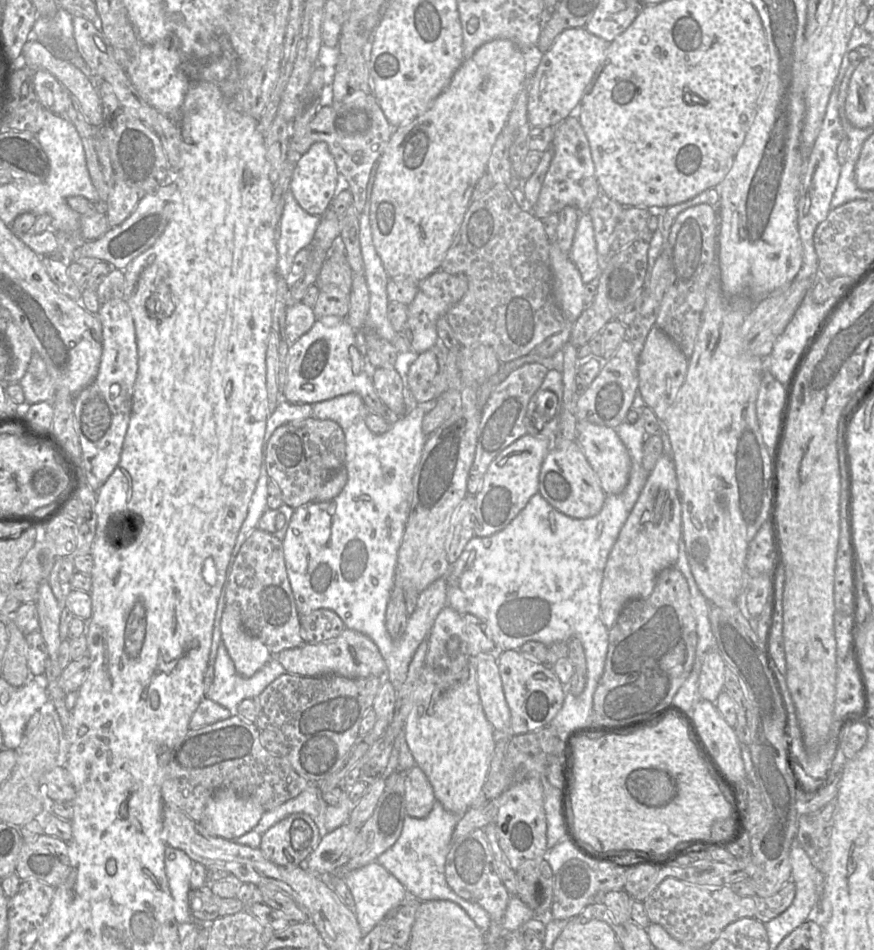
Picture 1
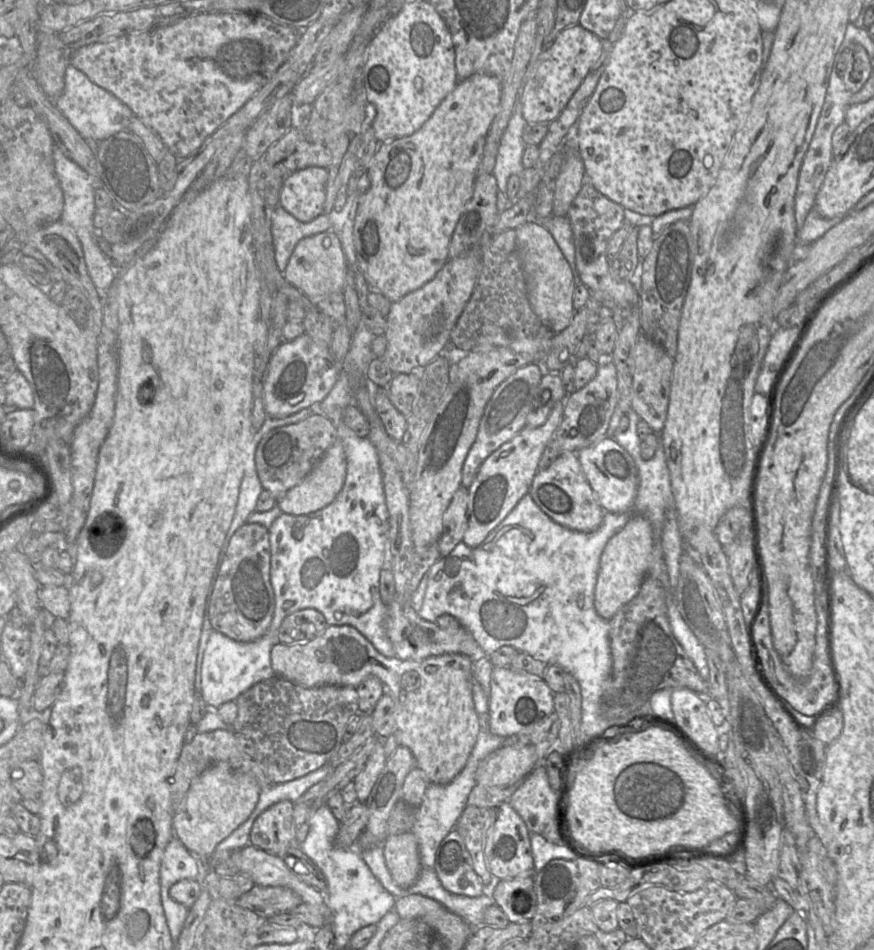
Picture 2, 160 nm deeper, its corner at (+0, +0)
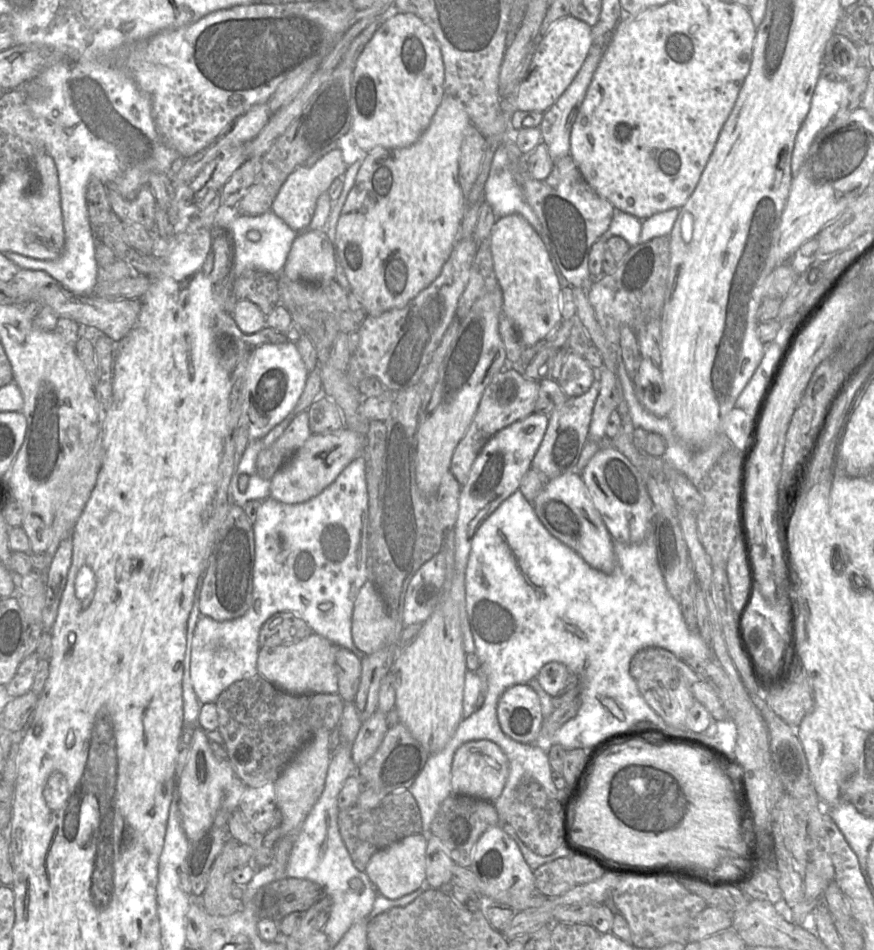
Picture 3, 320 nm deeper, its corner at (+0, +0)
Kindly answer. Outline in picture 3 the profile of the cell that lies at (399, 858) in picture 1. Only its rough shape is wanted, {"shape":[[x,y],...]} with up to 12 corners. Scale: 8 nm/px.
{"shape":[[462,725],[426,763],[408,788],[422,818],[422,833],[453,793],[454,742]]}

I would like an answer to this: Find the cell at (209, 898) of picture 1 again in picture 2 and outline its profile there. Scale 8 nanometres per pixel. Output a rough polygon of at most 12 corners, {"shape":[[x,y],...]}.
{"shape":[[254,885],[236,903],[267,920],[303,902],[288,887]]}

